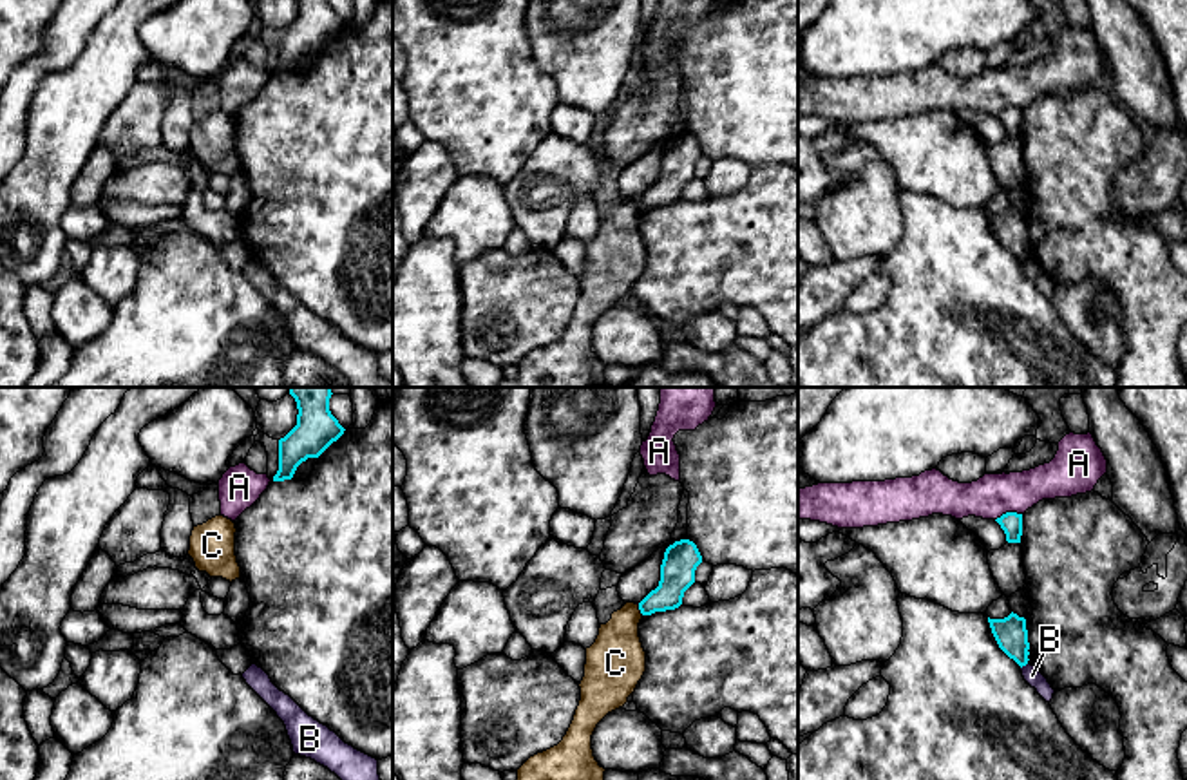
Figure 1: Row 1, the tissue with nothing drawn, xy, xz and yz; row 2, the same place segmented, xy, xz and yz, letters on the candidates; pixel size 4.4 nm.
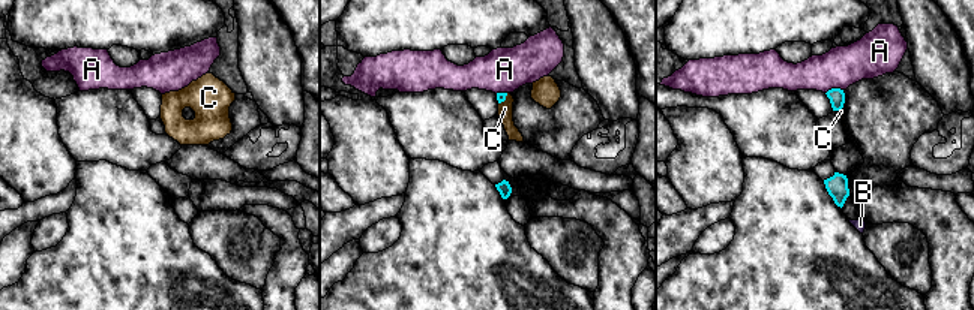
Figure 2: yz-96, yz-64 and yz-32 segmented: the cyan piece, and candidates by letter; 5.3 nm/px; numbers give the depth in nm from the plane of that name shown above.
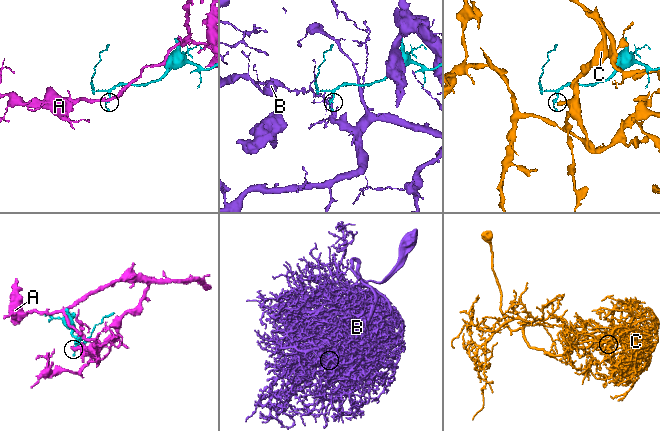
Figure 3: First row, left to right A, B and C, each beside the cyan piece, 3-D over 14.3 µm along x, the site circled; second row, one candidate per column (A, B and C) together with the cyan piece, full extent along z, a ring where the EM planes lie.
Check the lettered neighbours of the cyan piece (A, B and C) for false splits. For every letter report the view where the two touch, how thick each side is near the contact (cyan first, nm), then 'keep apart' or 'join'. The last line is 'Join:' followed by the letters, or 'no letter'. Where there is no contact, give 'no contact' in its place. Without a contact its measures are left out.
A: yz | 100/190 nm | keep apart
B: yz | 140/80 nm | keep apart
C: xz | 160/260 nm | keep apart
Join: no letter

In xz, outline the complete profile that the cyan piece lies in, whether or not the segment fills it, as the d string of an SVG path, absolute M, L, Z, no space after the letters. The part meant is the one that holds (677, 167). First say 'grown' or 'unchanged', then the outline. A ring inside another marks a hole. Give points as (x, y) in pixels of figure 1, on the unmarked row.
unchanged; M680 134L669 139L660 159L660 176L641 197L642 210L675 205L682 199L684 186L695 177L695 165L702 157L697 139Z

